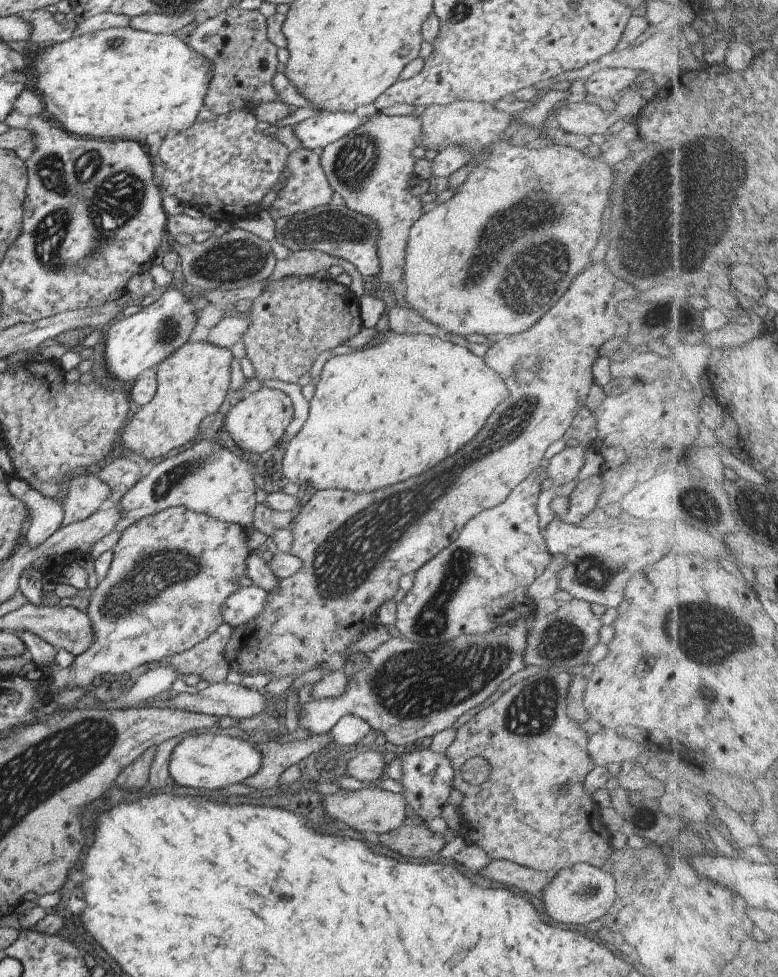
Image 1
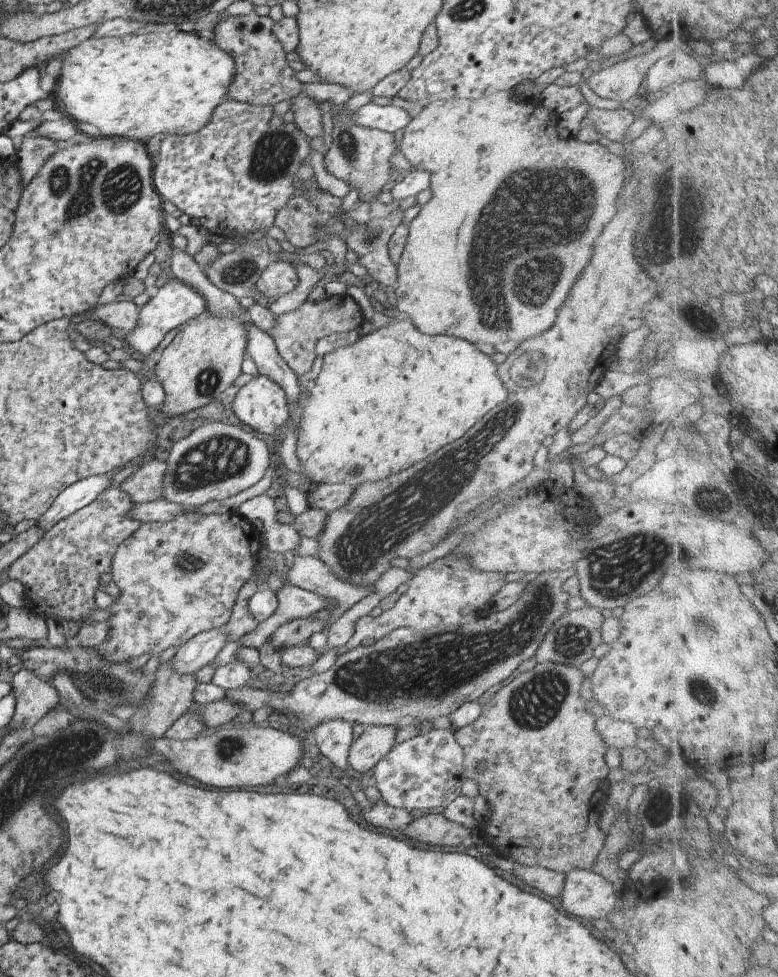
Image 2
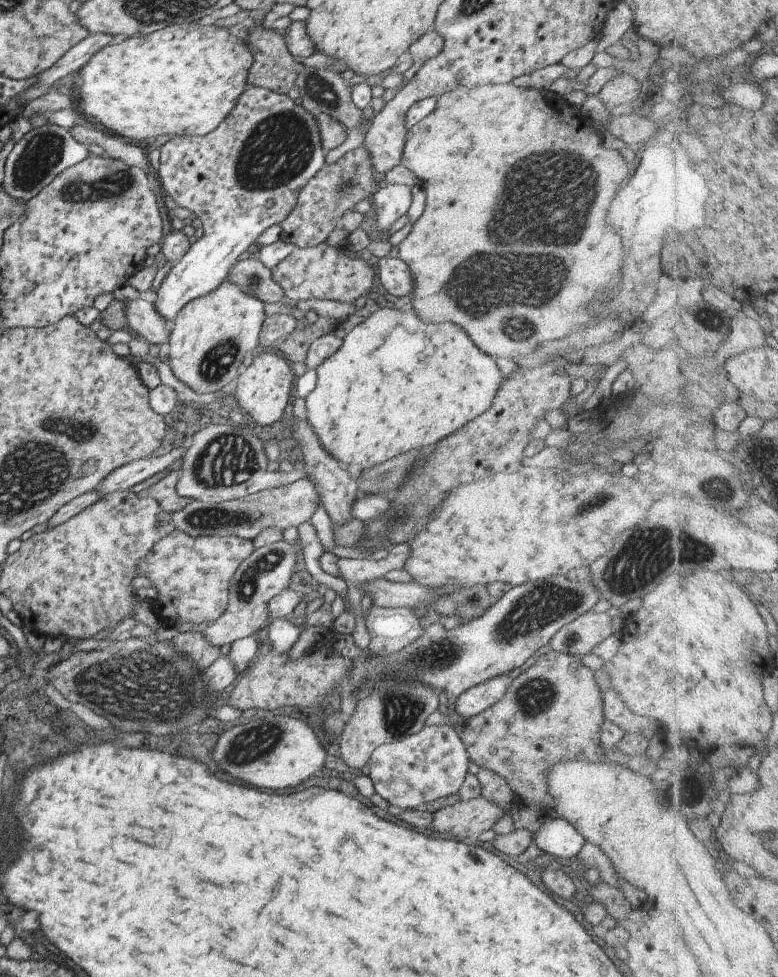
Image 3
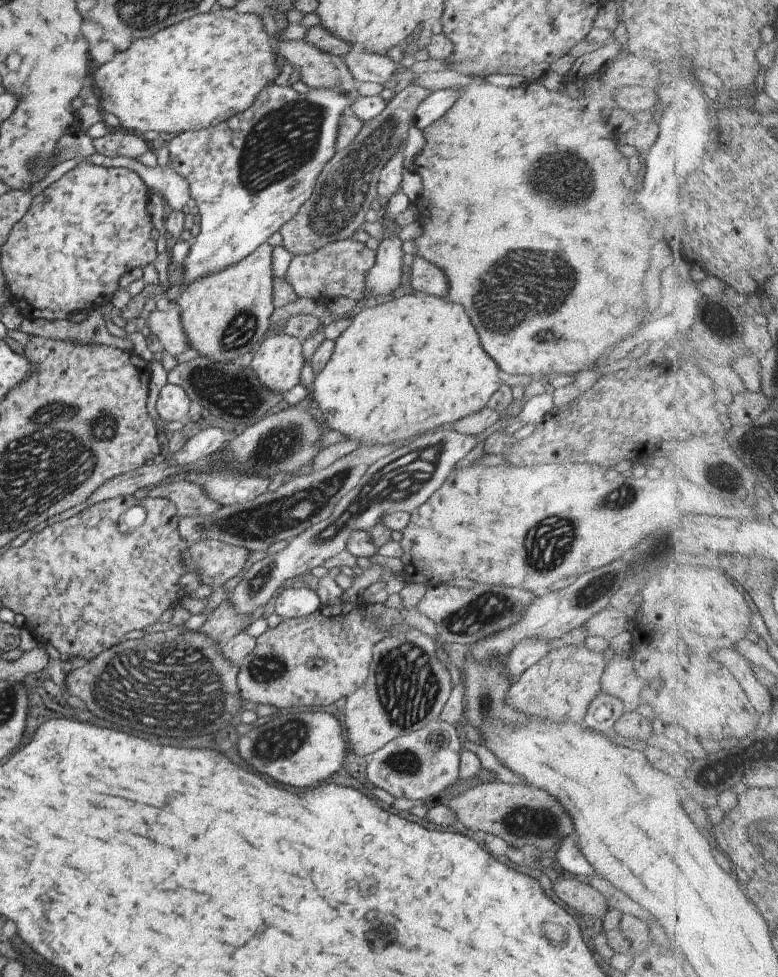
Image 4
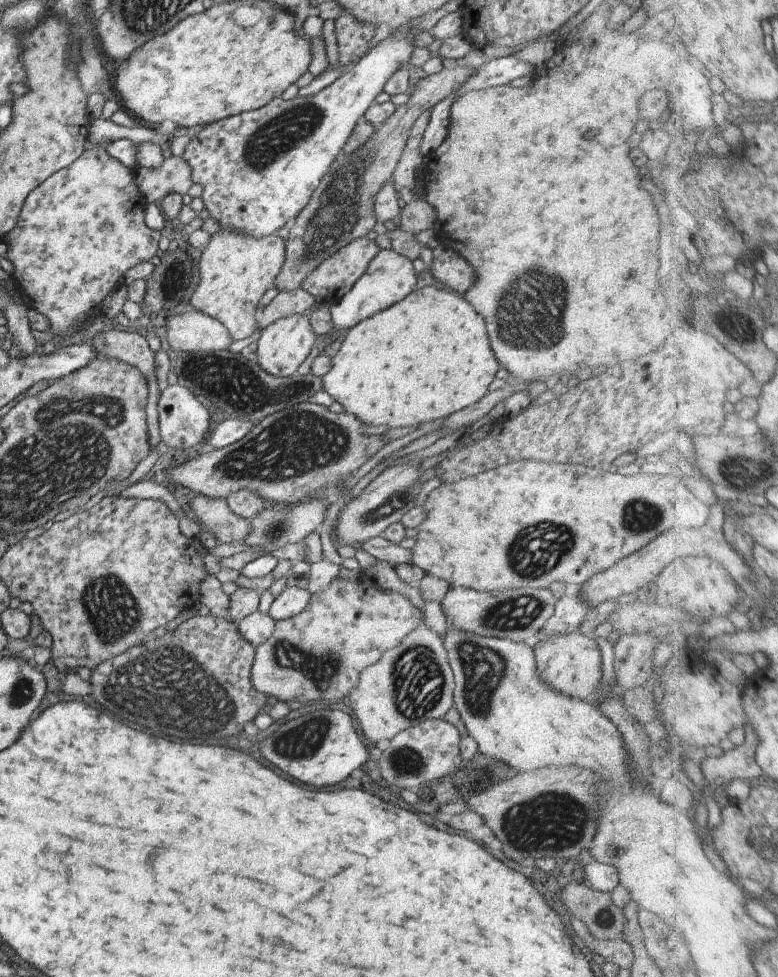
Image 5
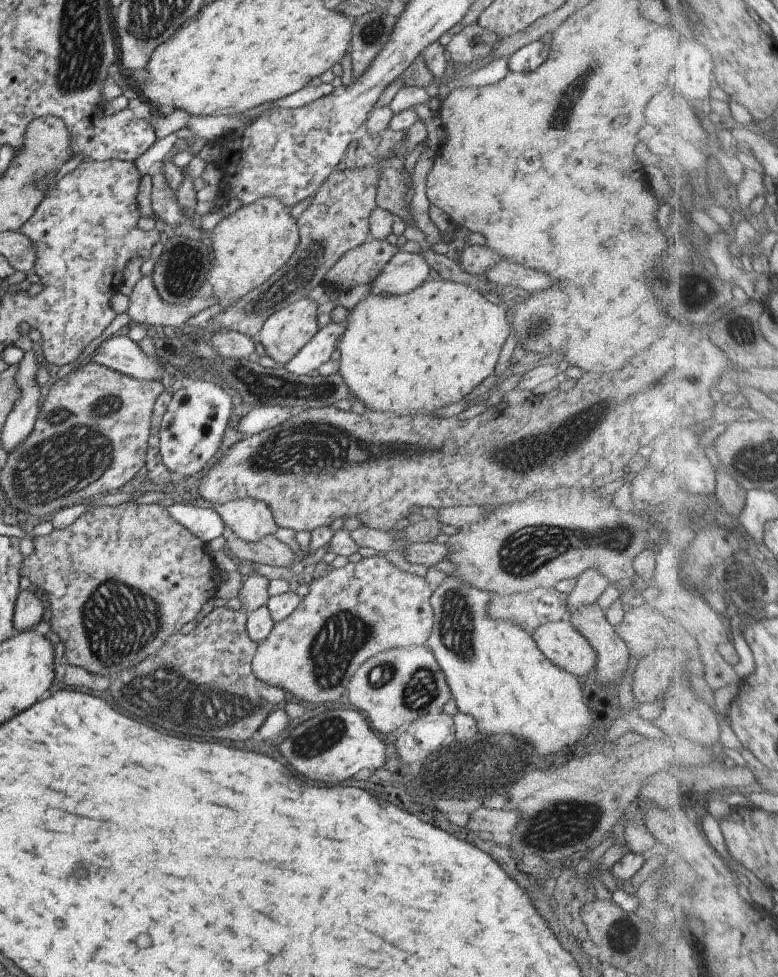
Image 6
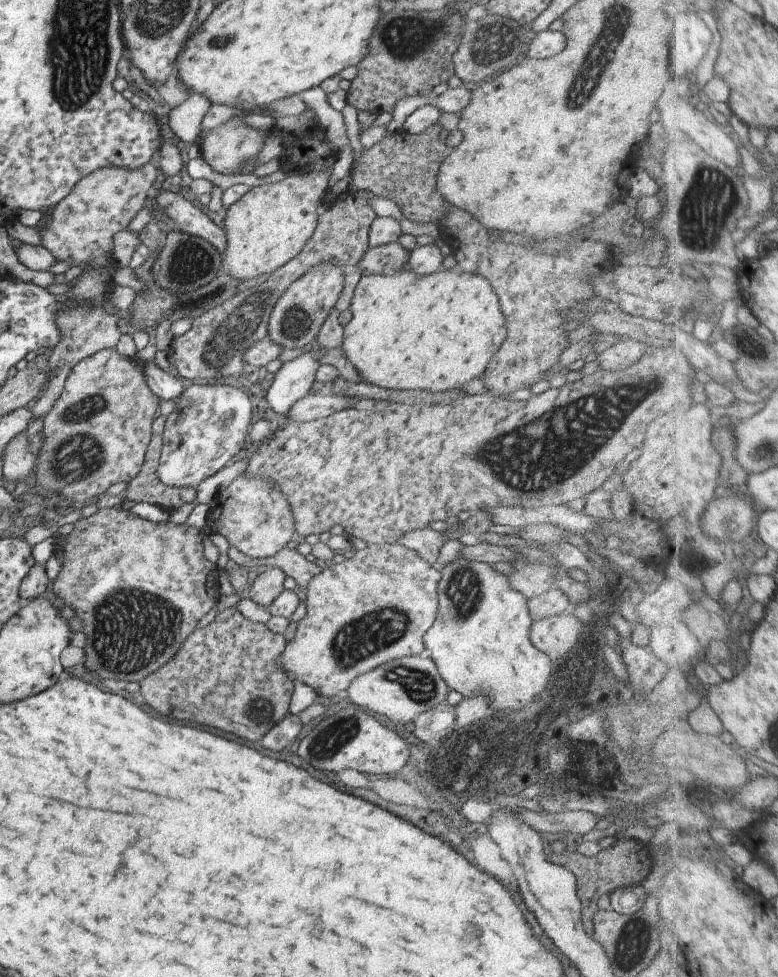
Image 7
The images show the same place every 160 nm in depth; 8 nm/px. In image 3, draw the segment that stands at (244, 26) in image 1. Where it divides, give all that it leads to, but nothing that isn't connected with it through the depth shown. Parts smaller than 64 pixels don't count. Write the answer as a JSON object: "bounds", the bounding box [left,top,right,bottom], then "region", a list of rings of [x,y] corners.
{"bounds":[244,24,304,95],"region":[[[257,24],[253,27],[252,32],[248,32],[244,38],[244,44],[249,46],[252,56],[251,66],[246,74],[247,86],[257,87],[257,89],[265,89],[273,91],[280,95],[286,95],[291,88],[295,88],[295,79],[297,75],[304,69],[300,60],[297,60],[284,45],[284,38],[279,31],[262,27],[262,24]]]}

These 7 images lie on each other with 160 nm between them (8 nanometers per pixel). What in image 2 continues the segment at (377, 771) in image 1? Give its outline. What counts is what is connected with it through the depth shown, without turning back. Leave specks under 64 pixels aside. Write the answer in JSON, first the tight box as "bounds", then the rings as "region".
{"bounds":[347,725,399,776],"region":[[[371,725],[364,727],[357,741],[350,746],[347,757],[348,770],[363,776],[369,768],[389,752],[394,743],[395,732],[399,727]]]}

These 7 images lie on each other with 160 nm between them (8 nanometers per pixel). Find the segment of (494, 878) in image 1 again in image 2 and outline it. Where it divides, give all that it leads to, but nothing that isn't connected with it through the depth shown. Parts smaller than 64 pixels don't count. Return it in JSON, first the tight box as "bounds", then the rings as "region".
{"bounds":[509,865,565,897],"region":[[[518,865],[509,871],[512,871],[513,876],[519,878],[525,886],[539,890],[543,896],[551,897],[558,896],[565,875],[539,865]]]}

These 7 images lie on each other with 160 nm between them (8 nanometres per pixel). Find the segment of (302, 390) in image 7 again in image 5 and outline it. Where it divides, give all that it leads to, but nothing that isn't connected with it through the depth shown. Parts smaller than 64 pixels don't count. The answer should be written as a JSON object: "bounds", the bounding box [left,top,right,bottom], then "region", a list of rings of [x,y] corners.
{"bounds":[328,249,420,340],"region":[[[381,249],[375,256],[367,263],[365,272],[355,280],[351,288],[336,303],[328,304],[328,311],[332,320],[332,328],[335,333],[331,336],[331,340],[339,333],[340,330],[347,330],[351,328],[356,322],[399,302],[405,298],[420,283],[417,273],[411,267],[411,261],[405,256],[393,251],[393,249]]]}

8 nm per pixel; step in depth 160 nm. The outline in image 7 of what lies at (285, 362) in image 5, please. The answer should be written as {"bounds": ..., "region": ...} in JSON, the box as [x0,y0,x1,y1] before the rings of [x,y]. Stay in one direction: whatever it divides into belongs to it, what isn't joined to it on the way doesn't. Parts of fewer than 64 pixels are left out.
{"bounds":[266,263,346,350],"region":[[[324,263],[293,282],[279,301],[275,302],[269,314],[266,327],[268,341],[281,349],[304,350],[312,346],[321,324],[331,308],[334,308],[342,291],[343,272],[346,271],[343,271],[336,263]]]}

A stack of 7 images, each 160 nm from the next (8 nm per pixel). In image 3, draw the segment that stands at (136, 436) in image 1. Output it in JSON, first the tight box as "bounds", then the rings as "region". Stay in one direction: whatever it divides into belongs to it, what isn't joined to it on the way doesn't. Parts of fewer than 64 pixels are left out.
{"bounds":[165,280,266,394],"region":[[[226,280],[222,283],[219,283],[219,286],[212,290],[209,294],[206,294],[203,297],[199,297],[198,299],[190,300],[179,312],[175,315],[175,318],[171,321],[170,331],[168,332],[168,339],[166,340],[165,354],[167,355],[167,364],[170,366],[171,374],[181,382],[187,386],[187,388],[191,388],[193,392],[197,394],[211,394],[211,392],[217,392],[217,390],[221,390],[225,388],[227,384],[232,385],[234,383],[234,378],[238,376],[237,368],[239,368],[239,364],[241,364],[241,360],[243,360],[244,356],[254,355],[259,350],[258,338],[259,331],[262,327],[263,319],[266,317],[263,314],[262,310],[263,303],[261,303],[255,297],[252,297],[248,294],[243,294],[242,291],[239,291],[236,286],[229,284]]]}

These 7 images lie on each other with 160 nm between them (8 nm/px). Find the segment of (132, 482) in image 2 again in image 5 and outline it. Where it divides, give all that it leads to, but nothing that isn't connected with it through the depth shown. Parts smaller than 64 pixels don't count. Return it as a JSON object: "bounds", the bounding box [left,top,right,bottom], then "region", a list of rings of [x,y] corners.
{"bounds":[186,495,249,543],"region":[[[195,495],[187,505],[191,506],[190,511],[186,510],[189,516],[199,520],[204,530],[211,532],[220,543],[243,543],[245,540],[249,524],[231,514],[226,499]]]}

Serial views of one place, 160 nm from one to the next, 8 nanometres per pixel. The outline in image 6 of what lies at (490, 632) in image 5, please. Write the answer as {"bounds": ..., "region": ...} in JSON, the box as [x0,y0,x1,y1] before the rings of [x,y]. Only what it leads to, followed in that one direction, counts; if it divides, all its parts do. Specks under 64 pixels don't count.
{"bounds":[487,587,566,635],"region":[[[552,587],[509,596],[491,596],[491,606],[487,606],[487,612],[495,620],[515,622],[531,635],[541,624],[564,619],[566,606],[566,594]]]}

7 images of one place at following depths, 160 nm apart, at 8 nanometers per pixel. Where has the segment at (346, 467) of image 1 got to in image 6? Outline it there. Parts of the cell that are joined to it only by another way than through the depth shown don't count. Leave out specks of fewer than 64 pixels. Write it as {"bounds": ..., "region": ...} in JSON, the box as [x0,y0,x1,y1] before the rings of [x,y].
{"bounds":[336,278,508,414],"region":[[[430,278],[406,294],[371,294],[371,292],[367,292],[363,300],[357,302],[350,309],[346,323],[345,332],[341,334],[339,344],[337,344],[339,351],[339,360],[336,361],[339,364],[337,374],[345,382],[349,394],[353,398],[357,398],[357,401],[361,402],[368,411],[377,410],[378,412],[393,412],[393,414],[411,414],[411,412],[427,412],[430,414],[446,405],[459,406],[461,398],[465,398],[477,384],[493,373],[499,352],[501,352],[501,348],[508,337],[508,324],[503,306],[471,286]]]}

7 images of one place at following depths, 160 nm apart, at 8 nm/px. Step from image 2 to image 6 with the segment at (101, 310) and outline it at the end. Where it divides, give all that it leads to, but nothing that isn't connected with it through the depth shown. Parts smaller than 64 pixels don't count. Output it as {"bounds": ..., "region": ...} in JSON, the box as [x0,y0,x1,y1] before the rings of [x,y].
{"bounds":[209,330,255,360],"region":[[[215,330],[215,334],[209,336],[209,345],[217,356],[223,359],[247,360],[248,356],[255,352],[255,339],[233,332],[233,330]]]}

